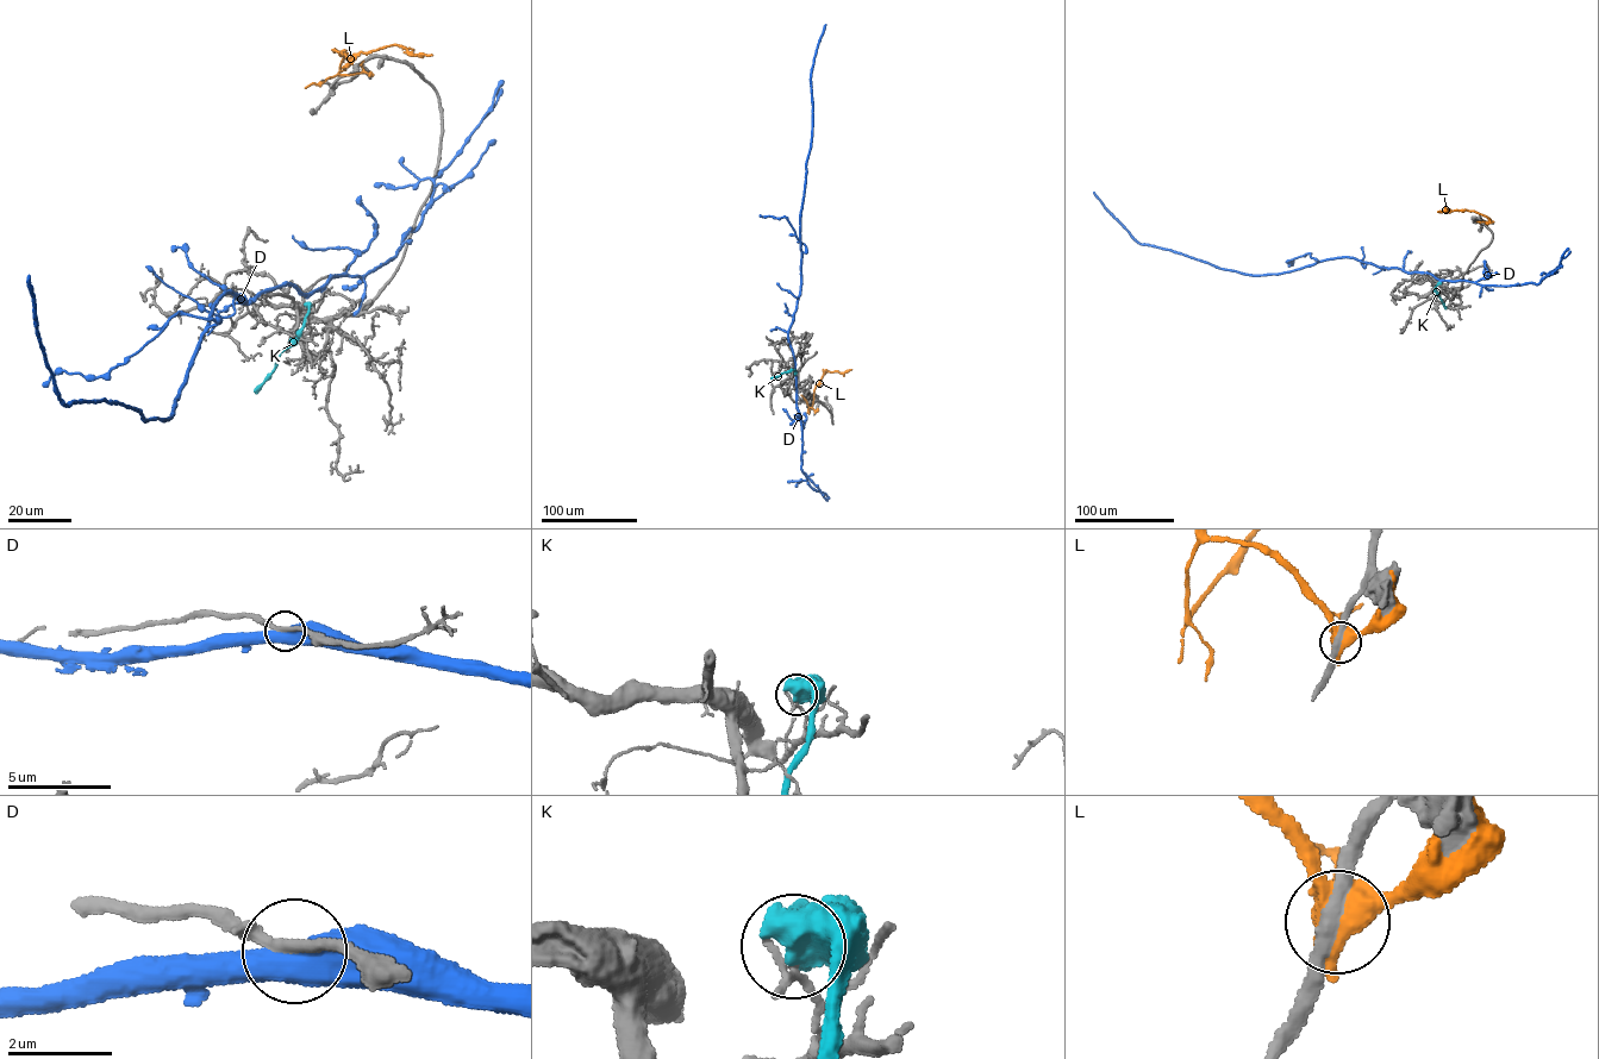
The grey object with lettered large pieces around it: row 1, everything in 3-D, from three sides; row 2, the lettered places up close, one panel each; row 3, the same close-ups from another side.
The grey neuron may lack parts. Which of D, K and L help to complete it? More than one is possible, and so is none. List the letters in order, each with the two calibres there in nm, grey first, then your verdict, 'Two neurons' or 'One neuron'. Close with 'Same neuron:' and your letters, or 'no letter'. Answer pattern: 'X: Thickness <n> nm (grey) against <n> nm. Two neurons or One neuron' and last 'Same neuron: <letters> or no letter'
D: Thickness 220 nm (grey) against 550 nm. Two neurons
K: Thickness 110 nm (grey) against 1050 nm. Two neurons
L: Thickness 280 nm (grey) against 440 nm. Two neurons
Same neuron: no letter

